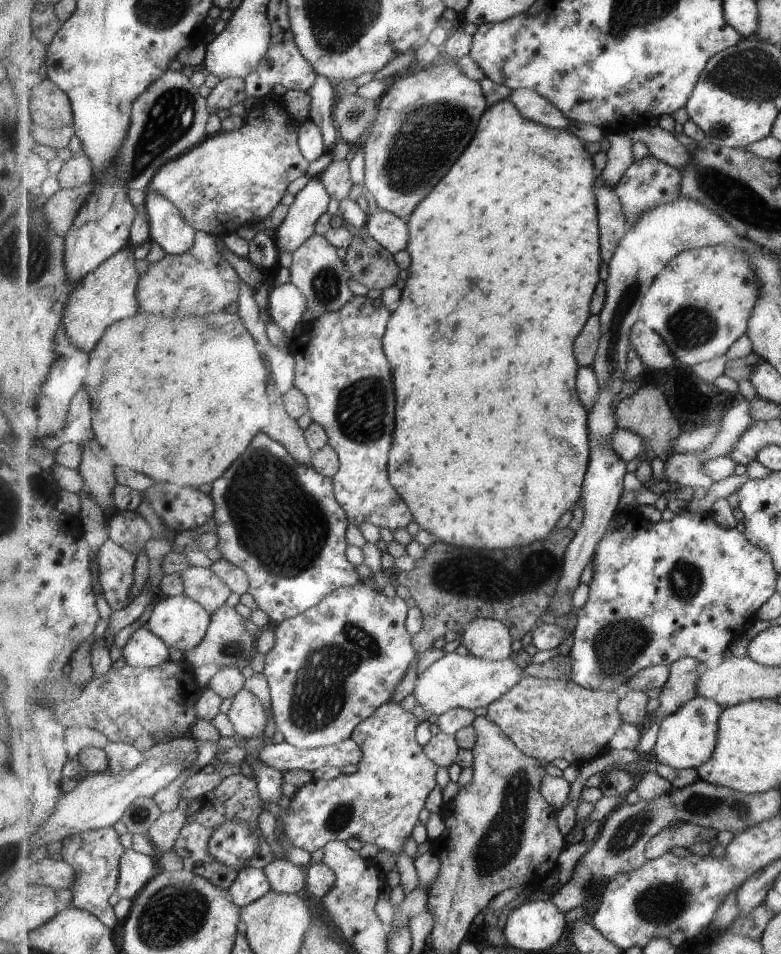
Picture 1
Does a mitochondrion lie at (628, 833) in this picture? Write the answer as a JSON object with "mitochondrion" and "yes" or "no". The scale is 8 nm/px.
{"mitochondrion":"yes"}

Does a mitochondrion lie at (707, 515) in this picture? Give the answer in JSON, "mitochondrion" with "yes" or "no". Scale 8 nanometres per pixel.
{"mitochondrion":"no"}

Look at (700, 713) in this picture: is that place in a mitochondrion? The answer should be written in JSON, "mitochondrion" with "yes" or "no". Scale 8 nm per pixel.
{"mitochondrion":"yes"}

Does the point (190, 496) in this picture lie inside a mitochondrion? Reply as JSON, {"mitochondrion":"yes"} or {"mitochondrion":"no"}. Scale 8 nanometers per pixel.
{"mitochondrion":"no"}

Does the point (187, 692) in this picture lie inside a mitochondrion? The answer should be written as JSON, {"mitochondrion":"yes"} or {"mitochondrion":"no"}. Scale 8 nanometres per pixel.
{"mitochondrion":"no"}

